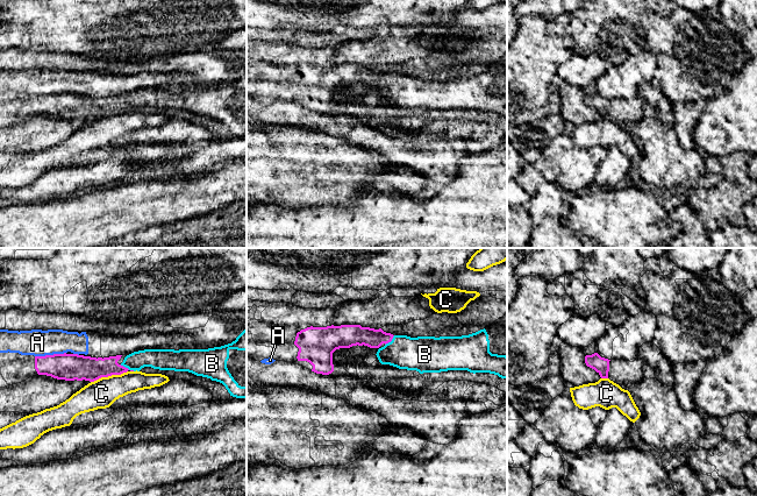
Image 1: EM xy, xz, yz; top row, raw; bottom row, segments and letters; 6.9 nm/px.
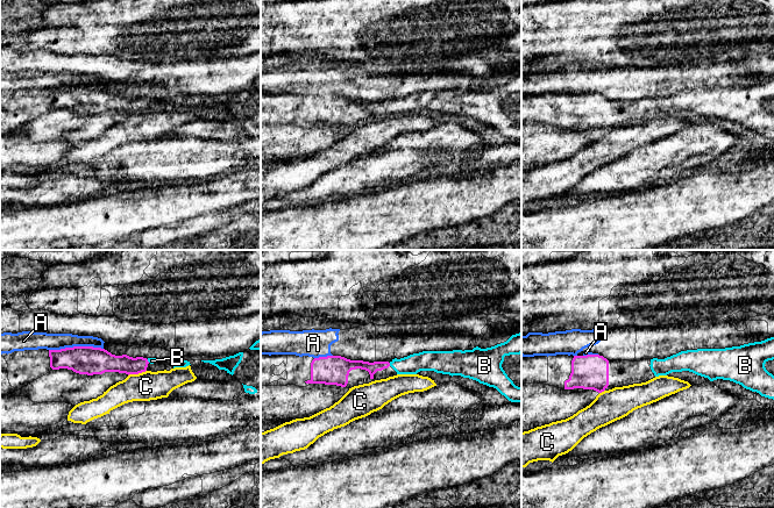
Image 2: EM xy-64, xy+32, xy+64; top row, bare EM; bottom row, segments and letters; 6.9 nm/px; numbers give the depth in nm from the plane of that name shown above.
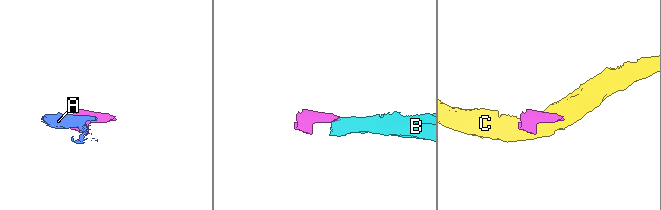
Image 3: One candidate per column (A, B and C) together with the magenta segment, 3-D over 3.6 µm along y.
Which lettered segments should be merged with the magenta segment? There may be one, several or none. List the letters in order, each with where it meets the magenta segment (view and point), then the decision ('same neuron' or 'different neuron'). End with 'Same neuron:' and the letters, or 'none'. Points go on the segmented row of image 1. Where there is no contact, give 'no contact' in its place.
A: contact xy (50, 355); different neuron
B: contact xy (127, 368); same neuron
C: contact xy (108, 375); different neuron
Same neuron: B

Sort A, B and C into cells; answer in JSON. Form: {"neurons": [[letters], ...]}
{"neurons": [["A"], ["B"], ["C"]]}

